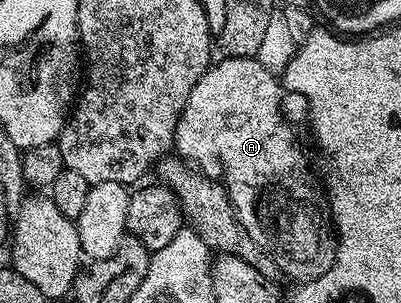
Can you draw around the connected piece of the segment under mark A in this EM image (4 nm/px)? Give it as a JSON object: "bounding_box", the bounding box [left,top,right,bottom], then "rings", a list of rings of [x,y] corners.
{"bounding_box":[173,56,335,282],"rings":[[[231,56],[221,58],[218,64],[217,61],[210,63],[183,106],[173,142],[180,159],[204,176],[220,177],[239,222],[243,222],[247,234],[251,234],[257,245],[276,262],[278,273],[297,280],[293,282],[304,282],[322,276],[333,265],[335,229],[329,214],[329,197],[322,185],[320,188],[313,181],[313,172],[301,144],[292,126],[281,117],[281,92],[283,88],[278,77],[267,71],[256,58]]]}

